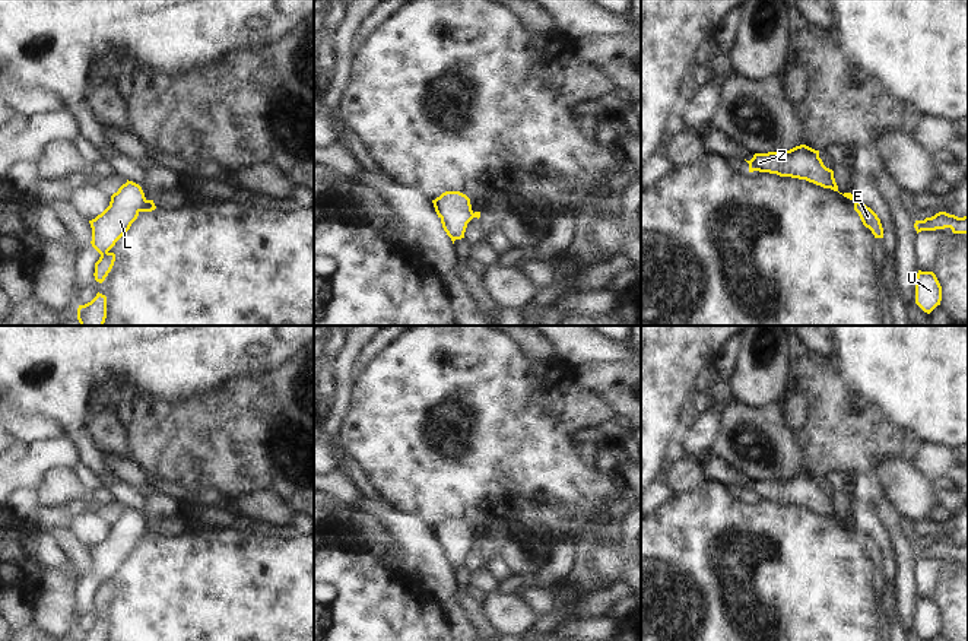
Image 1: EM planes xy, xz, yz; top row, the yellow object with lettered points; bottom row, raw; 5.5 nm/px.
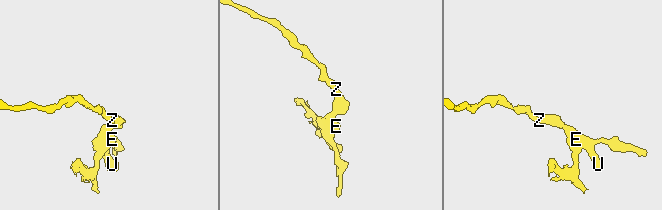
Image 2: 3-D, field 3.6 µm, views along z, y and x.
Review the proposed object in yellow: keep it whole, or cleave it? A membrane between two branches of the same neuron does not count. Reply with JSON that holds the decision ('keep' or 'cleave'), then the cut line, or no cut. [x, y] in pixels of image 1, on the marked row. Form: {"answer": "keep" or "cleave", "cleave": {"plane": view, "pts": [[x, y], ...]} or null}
{"answer": "cleave", "cleave": {"plane": "xy", "pts": [[107, 250], [101, 256]]}}

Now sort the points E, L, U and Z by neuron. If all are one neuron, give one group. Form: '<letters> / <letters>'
E / L U Z

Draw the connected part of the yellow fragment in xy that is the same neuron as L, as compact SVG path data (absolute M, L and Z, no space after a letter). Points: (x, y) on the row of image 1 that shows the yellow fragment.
M133 181L123 184L111 196L110 206L89 220L92 228L92 247L102 256L130 229L147 200L142 187Z

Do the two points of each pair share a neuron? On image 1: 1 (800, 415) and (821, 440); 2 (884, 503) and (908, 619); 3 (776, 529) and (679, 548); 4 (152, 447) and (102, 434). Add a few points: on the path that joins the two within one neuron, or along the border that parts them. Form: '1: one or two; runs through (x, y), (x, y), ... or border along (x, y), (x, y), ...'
1: two; border along (792, 387), (806, 403), (806, 419), (797, 431)
2: one; runs through (897, 532), (904, 546), (907, 590)
3: one; runs through (752, 529), (740, 529), (733, 523), (703, 545)
4: two; border along (111, 411), (126, 430), (130, 457)

